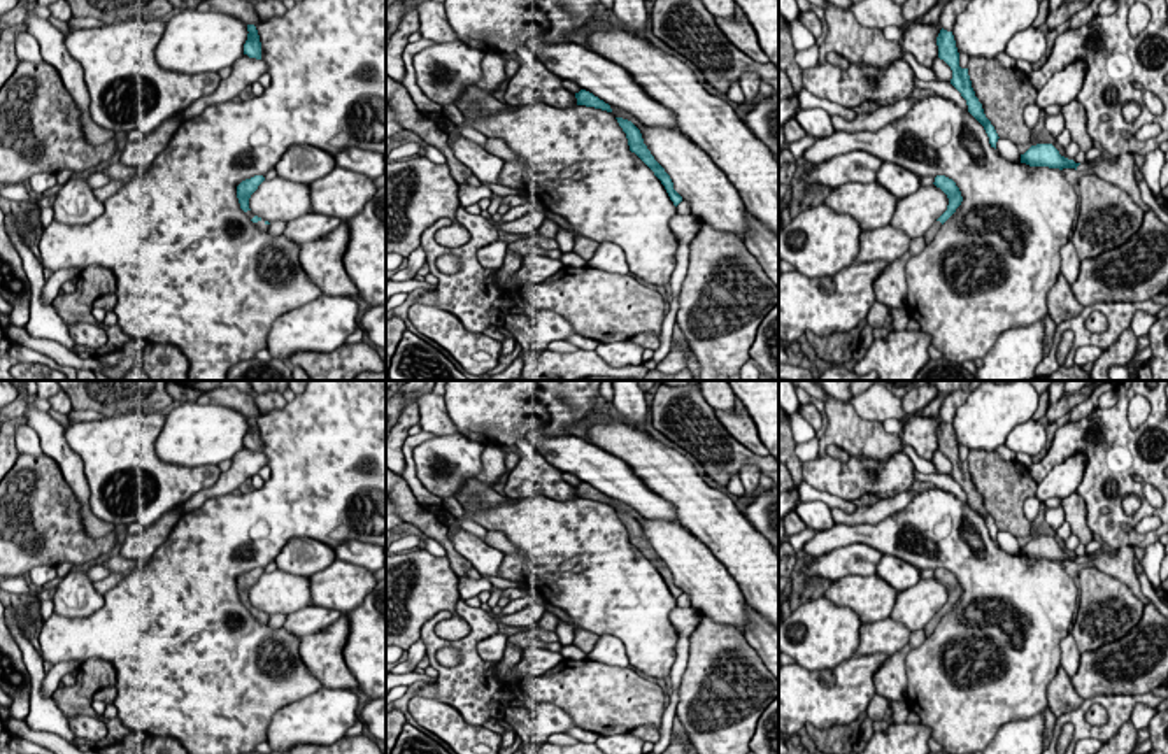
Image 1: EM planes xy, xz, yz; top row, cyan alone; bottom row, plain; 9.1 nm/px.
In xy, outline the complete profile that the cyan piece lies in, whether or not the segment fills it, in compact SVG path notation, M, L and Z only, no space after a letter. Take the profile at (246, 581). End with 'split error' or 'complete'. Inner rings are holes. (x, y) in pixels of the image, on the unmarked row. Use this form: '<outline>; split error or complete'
M254 568L251 572L242 573L237 579L237 591L240 596L240 601L246 605L246 608L261 622L261 624L268 624L268 614L254 608L249 601L249 591L251 587L258 582L258 579L265 573L263 568Z; split error

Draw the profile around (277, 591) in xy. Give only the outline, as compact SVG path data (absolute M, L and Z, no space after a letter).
M274 570L263 573L249 591L249 601L254 608L274 614L293 614L310 605L309 577Z

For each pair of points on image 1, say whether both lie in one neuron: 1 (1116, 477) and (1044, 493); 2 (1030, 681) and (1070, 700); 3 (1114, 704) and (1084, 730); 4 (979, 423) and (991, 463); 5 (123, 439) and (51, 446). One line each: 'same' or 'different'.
1: different
2: different
3: same
4: different
5: different

